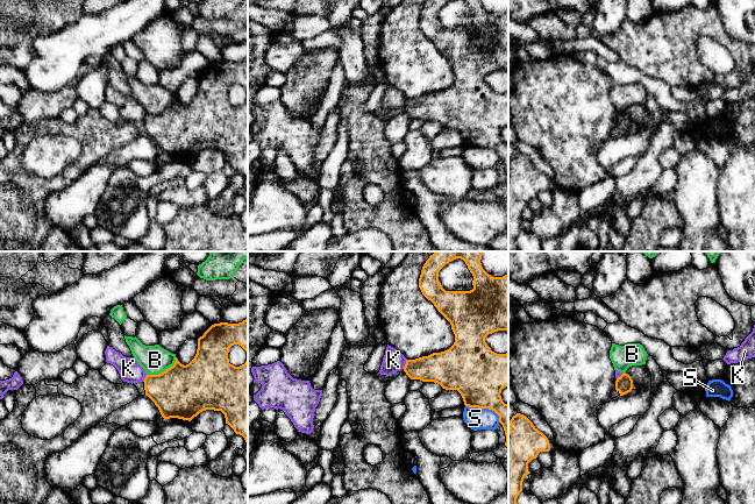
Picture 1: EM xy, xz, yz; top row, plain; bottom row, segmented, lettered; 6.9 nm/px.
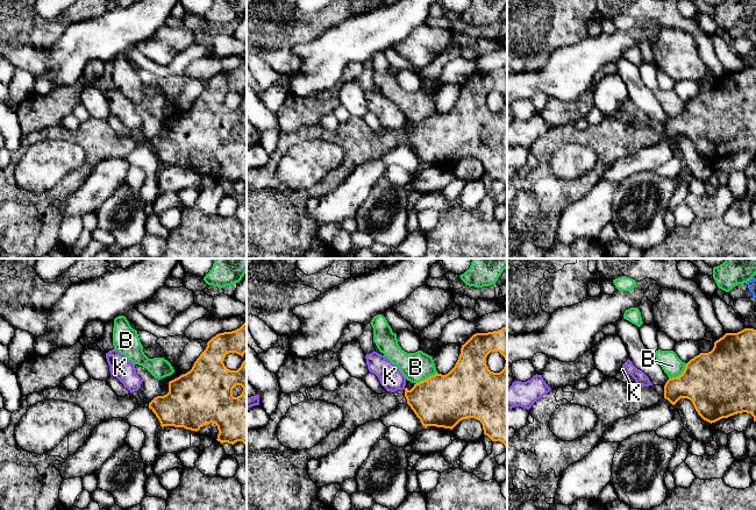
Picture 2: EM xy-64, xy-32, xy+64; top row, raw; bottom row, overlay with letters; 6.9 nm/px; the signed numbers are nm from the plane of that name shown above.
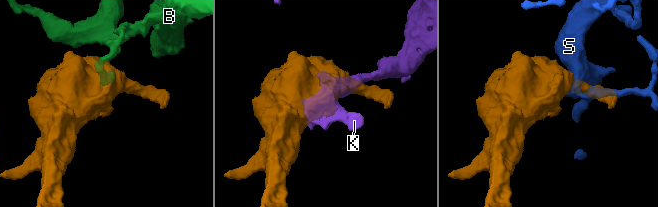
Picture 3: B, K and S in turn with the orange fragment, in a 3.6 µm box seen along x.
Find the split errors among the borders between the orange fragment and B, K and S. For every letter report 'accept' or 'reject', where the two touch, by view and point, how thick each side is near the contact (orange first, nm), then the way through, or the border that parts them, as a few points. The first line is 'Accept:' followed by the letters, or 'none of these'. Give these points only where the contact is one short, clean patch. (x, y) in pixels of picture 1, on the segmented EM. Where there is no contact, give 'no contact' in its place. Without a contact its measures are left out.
Accept: none of these
B: reject; contact xy (163, 371); calibres 360 and 200 nm; border xy (176, 357), (176, 361), (161, 373), (147, 375)
K: reject; contact xz (405, 364); calibres 220 and 150 nm; border xz (407, 360), (403, 368)
S: reject; contact xz (485, 407); calibres 380 and 150 nm

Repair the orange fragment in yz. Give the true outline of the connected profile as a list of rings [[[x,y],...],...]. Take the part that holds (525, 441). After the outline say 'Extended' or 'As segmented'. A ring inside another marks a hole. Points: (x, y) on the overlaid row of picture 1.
[[[517,413],[510,420],[508,431],[508,504],[517,504],[522,491],[528,463],[540,452],[549,452],[548,438],[523,414]]]. As segmented

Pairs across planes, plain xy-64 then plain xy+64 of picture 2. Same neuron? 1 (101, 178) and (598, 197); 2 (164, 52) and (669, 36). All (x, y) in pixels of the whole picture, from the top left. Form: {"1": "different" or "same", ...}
{"1": "same", "2": "same"}

